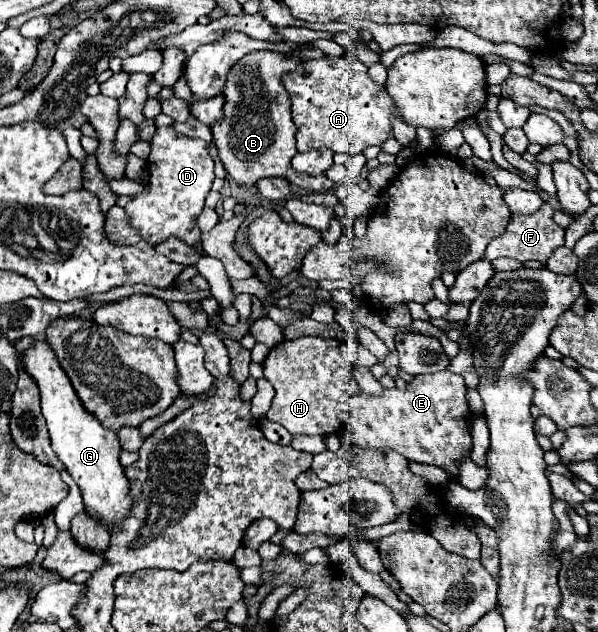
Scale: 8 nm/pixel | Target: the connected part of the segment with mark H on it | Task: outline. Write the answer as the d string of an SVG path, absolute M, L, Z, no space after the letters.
M298 337L282 341L272 347L264 361L264 377L272 383L276 395L266 419L280 423L292 435L330 435L338 433L348 417L348 399L344 397L344 385L348 395L358 391L356 381L340 363L338 339L324 337Z

